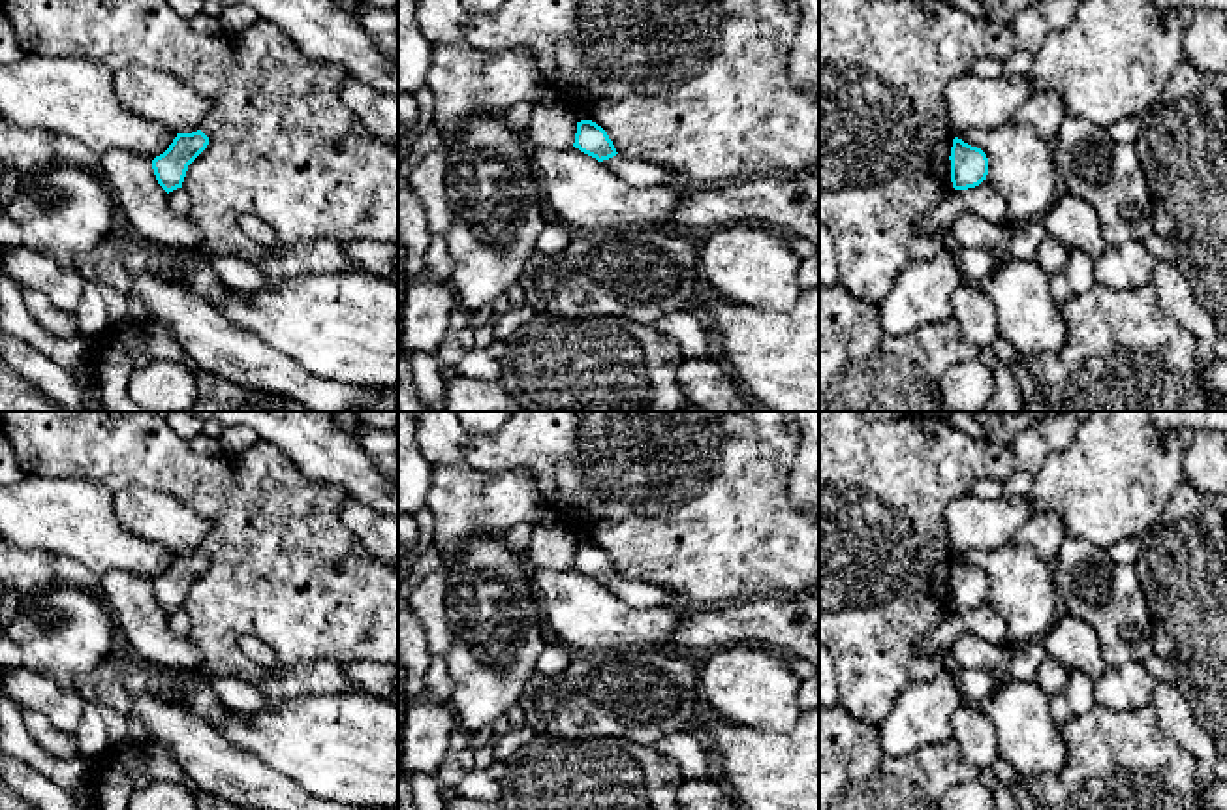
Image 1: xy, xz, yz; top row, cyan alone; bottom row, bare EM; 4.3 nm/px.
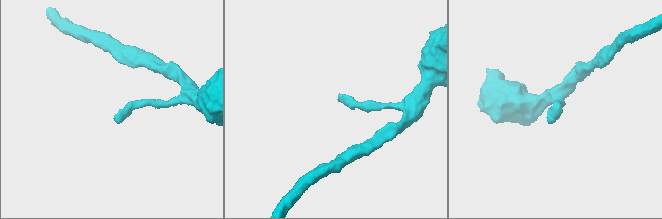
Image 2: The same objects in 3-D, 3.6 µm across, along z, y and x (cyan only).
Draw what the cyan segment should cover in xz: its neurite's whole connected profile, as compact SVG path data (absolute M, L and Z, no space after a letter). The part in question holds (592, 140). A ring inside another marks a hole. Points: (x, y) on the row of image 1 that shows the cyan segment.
M592 120L577 122L575 148L596 158L598 162L616 156L616 148L607 132Z

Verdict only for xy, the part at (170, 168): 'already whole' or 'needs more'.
already whole

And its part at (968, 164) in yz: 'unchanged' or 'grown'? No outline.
unchanged

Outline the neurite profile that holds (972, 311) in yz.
M964 280L953 295L953 318L966 344L990 348L998 338L998 325L990 299L981 284Z

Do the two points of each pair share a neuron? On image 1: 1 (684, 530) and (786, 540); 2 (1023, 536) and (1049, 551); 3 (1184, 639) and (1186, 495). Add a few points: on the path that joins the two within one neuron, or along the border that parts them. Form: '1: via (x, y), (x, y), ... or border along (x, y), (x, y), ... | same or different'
1: via (709, 530), (726, 530), (745, 540), (761, 540) | same
2: via (1028, 536), (1034, 536), (1043, 545) | same
3: via (1186, 604), (1186, 530) | same

